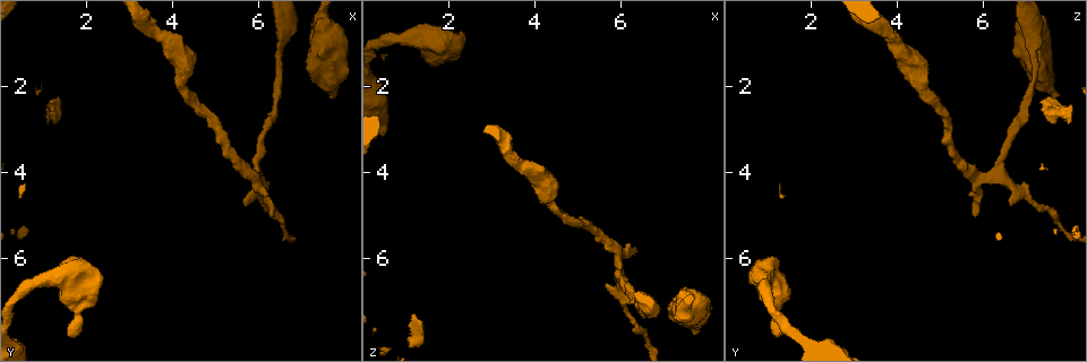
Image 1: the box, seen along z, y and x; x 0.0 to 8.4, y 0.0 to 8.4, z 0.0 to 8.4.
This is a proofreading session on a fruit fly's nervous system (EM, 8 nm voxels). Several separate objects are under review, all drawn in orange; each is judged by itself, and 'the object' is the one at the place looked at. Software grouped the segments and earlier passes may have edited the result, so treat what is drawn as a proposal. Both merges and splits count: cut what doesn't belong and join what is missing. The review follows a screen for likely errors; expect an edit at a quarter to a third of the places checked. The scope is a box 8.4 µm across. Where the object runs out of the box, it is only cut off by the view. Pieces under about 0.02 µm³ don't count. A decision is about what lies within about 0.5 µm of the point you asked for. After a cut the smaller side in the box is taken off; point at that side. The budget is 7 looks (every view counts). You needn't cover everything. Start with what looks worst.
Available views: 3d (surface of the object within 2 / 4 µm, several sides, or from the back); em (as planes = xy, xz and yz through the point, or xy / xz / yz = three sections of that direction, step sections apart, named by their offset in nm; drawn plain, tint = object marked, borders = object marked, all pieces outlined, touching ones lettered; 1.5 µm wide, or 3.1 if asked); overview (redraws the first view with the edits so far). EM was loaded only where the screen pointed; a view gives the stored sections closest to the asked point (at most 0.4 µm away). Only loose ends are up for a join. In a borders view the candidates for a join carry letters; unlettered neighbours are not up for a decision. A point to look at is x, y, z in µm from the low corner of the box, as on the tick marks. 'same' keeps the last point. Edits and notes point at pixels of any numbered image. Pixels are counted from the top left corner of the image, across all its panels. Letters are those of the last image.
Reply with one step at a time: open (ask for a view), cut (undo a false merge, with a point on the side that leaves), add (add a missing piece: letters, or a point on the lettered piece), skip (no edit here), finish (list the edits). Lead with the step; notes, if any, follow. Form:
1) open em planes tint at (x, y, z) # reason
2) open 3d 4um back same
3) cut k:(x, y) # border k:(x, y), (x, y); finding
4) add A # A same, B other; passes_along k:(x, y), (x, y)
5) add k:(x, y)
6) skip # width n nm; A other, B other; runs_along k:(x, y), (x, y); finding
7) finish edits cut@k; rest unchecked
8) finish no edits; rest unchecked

open 3d 2um at (7.65, 2.30, 7.65) # thick end

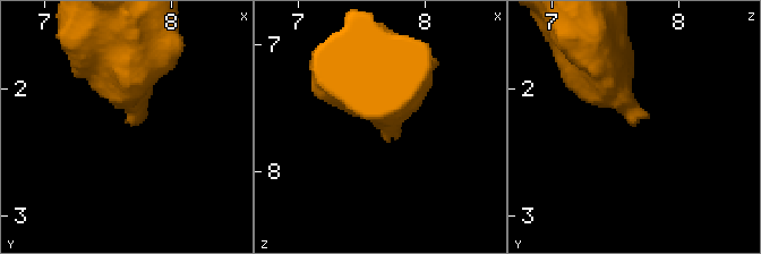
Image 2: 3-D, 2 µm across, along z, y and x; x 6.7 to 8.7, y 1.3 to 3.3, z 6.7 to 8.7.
open em xz step 4 borders at (7.64, 2.26, 7.64)

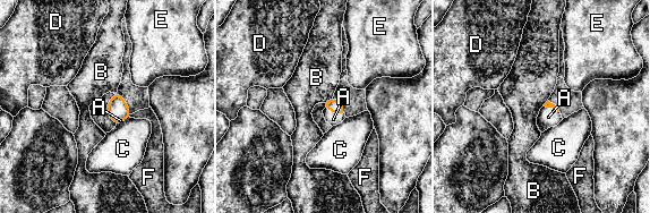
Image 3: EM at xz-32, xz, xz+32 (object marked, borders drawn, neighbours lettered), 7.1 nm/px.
open em planes borders same

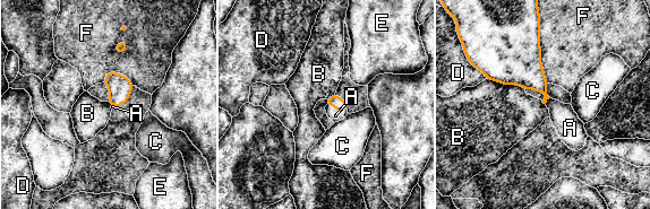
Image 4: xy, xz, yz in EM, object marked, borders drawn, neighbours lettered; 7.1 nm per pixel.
add A # A same, B other, C other, D other, E other, F other; passes_along 4:(335, 101), (336, 110), (335, 115); the neuron continues

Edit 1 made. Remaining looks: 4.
open 3d 2um at (5.75, 4.80, 6.65) # an open end

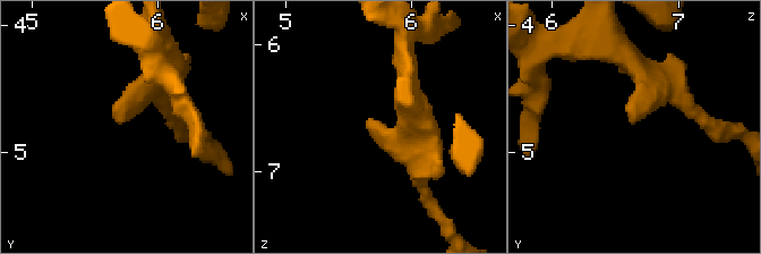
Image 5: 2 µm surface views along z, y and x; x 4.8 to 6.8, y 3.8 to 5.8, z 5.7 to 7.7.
open em planes borders at (5.74, 4.80, 6.66) # now the EM

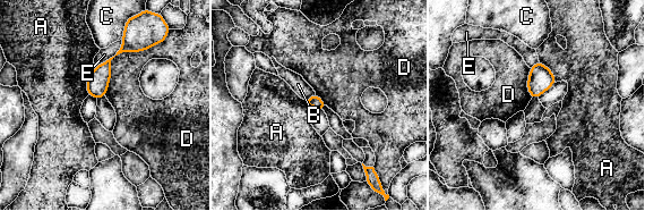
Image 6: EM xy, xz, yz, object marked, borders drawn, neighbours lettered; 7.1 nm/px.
skip # A other, B other, C other, D other, E other; no lettered piece goes on from it

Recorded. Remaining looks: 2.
open 3d 2um at (0.65, 6.65, 0.95) # thick turns thin

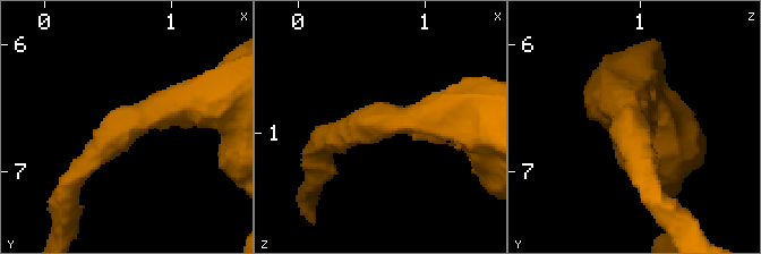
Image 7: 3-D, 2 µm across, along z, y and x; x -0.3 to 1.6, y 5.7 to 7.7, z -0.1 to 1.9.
open em planes borders at (0.64, 6.64, 0.94) # arm_widths 200, 440 nm

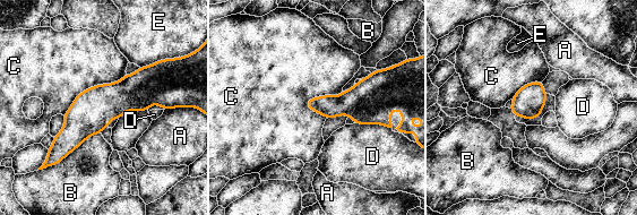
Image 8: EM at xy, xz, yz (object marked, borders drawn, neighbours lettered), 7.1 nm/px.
skip # longest_contact C 550 nm; A other, B other, C other, D other, E other; border 8:(126, 72), (85, 88), (62, 114); all the same neuron

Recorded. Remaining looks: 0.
finish edits add@4; rest unchecked

